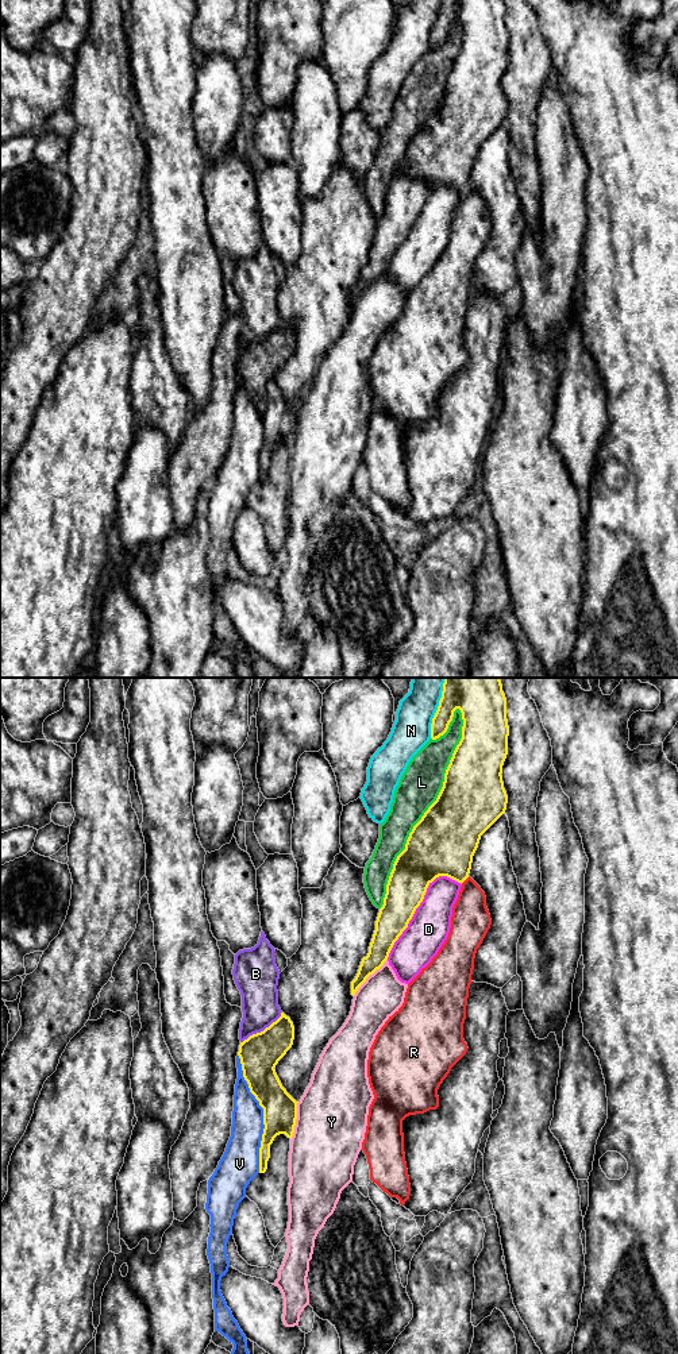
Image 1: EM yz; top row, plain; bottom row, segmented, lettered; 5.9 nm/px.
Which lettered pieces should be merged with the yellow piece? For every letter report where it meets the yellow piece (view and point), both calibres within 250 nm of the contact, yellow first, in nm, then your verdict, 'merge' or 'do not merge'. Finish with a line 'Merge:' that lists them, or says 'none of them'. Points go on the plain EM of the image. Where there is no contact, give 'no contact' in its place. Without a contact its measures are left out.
B: contact yz (264, 339); calibres 240 and 220 nm; do not merge
D: contact yz (418, 215); calibres 260 and 240 nm; do not merge
L: contact yz (428, 118); calibres 380 and 240 nm; do not merge
N: contact yz (435, 23); calibres 190 and 220 nm; do not merge
R: contact yz (465, 188); calibres 380 and 220 nm; do not merge
V: contact yz (264, 423); calibres 200 and 190 nm; do not merge
Y: contact yz (369, 284); calibres 140 and 260 nm; do not merge
Merge: none of them

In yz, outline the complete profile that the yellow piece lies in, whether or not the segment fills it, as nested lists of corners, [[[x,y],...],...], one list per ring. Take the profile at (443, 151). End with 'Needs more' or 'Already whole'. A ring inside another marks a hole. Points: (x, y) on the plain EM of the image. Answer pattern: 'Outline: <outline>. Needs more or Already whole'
Outline: [[[442,0],[431,47],[443,45],[454,20],[462,22],[462,47],[436,109],[413,135],[390,181],[369,262],[351,290],[351,304],[380,278],[408,236],[428,194],[439,185],[463,192],[481,144],[505,121],[502,74],[509,35],[504,0]]]. Already whole

